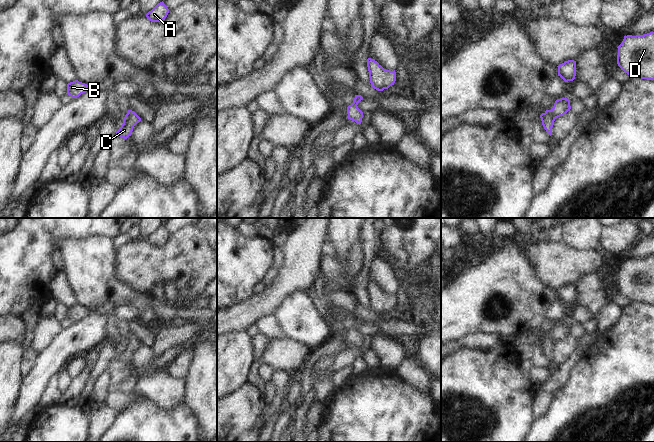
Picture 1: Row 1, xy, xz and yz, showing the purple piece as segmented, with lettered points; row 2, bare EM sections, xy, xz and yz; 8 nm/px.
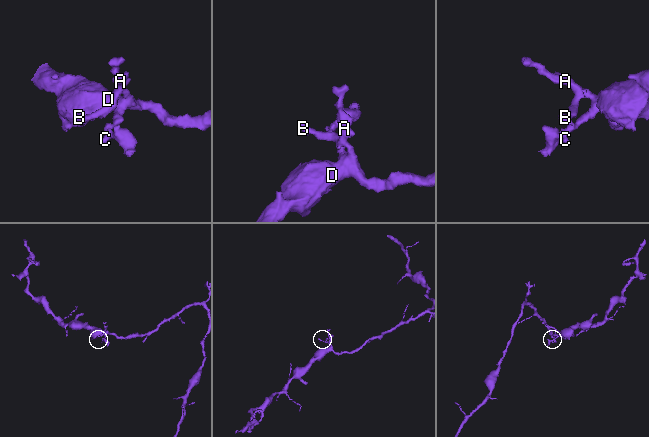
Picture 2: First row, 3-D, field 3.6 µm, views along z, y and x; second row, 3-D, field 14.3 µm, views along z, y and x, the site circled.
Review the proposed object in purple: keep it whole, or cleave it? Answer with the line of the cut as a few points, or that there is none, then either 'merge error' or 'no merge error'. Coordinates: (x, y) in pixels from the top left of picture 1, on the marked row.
cut in yz along (550, 110), (555, 118); merge error

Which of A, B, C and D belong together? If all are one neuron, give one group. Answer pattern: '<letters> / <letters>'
A B D / C

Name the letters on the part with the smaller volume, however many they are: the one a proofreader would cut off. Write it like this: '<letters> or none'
C

